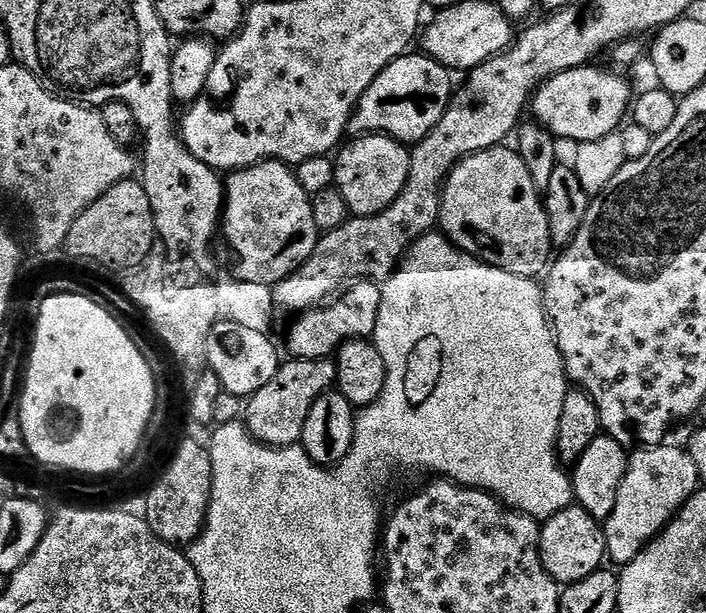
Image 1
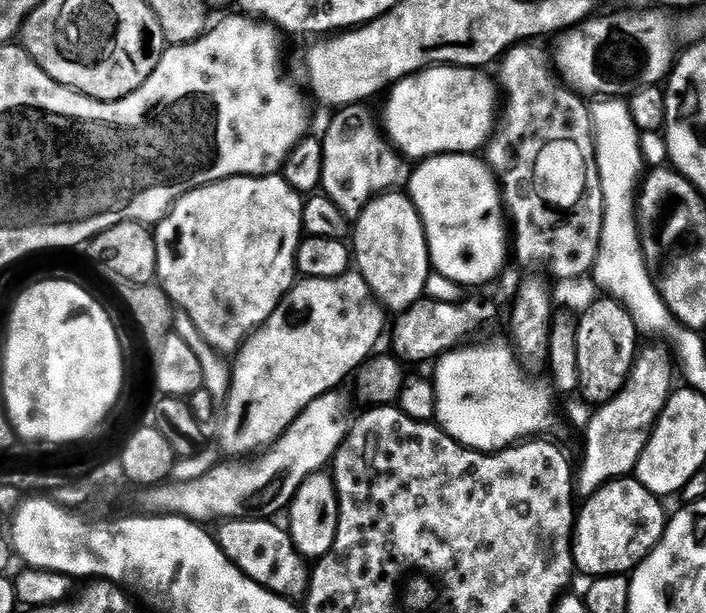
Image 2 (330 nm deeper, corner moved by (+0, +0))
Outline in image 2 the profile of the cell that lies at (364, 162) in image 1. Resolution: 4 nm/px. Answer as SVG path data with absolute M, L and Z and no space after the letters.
M407 191L389 192L387 196L373 200L360 213L350 232L350 251L355 271L389 313L404 313L425 299L426 282L434 269L422 218Z

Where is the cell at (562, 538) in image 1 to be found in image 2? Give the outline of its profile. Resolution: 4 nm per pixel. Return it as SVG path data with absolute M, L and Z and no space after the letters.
M635 478L611 480L601 486L594 495L587 497L579 505L572 541L572 562L577 573L585 572L588 578L597 576L622 576L631 573L658 546L664 537L664 531L670 519L669 513L664 513L661 497L655 496L642 482Z

